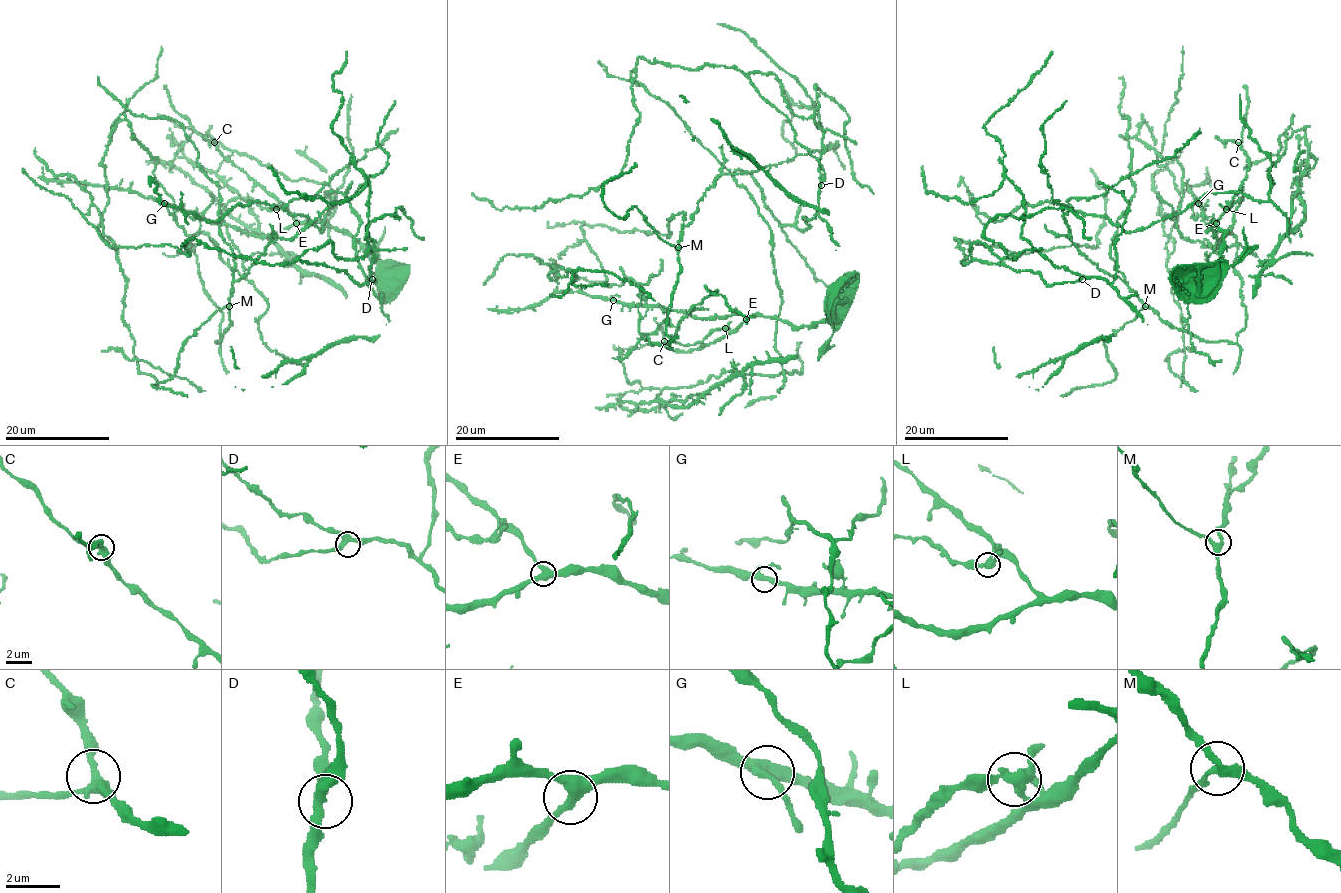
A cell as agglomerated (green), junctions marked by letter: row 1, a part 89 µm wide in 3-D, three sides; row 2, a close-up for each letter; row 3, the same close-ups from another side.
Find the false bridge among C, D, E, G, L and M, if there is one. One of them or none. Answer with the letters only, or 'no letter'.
no letter

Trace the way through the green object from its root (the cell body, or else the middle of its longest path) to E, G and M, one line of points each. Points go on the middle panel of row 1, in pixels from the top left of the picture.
E: (852, 280), (854, 276), (846, 274), (837, 284), (833, 311), (809, 325), (791, 326), (769, 316), (746, 319)
G: (852, 280), (846, 274), (837, 284), (833, 311), (825, 319), (802, 326), (769, 316), (694, 317), (613, 300)
M: (852, 280), (809, 325), (750, 316), (679, 345), (672, 337), (694, 307), (639, 338), (672, 350), (678, 247)

